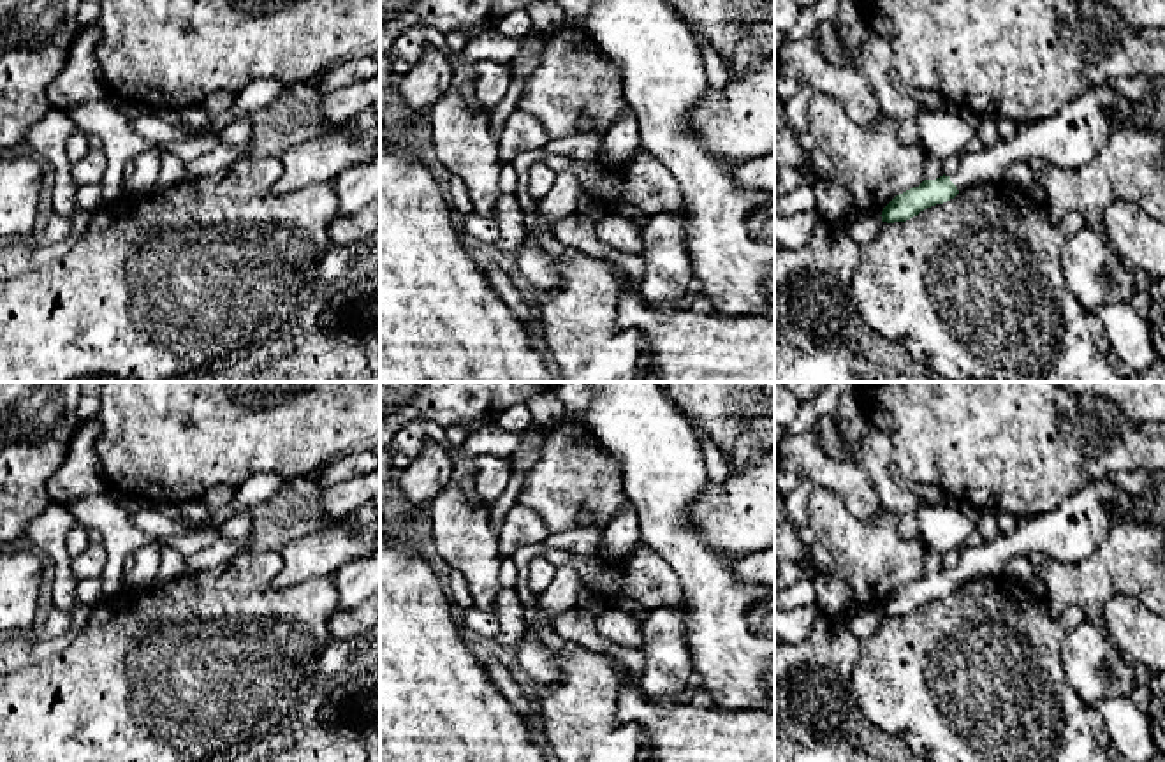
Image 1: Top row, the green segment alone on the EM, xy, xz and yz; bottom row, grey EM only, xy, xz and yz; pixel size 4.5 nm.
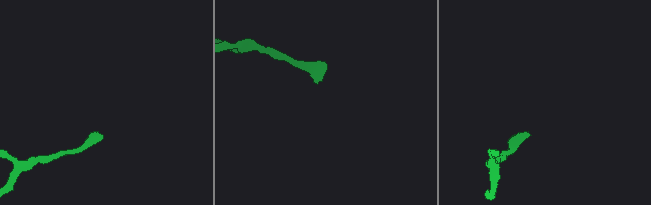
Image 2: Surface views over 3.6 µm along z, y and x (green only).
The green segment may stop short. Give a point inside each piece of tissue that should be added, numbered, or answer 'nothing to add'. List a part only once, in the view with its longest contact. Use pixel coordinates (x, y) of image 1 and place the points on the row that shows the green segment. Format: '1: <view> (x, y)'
1: yz (1070, 138)

